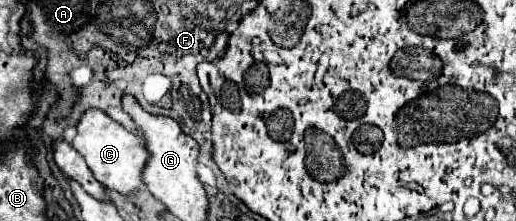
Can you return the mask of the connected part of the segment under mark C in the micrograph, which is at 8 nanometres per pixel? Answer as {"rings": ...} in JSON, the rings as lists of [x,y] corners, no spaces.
{"rings":[[[100,109],[84,111],[76,125],[76,131],[78,133],[70,145],[84,157],[92,175],[104,187],[110,187],[120,193],[132,193],[138,191],[138,187],[142,187],[142,169],[148,153],[134,133],[130,133],[124,125],[120,125]]]}

